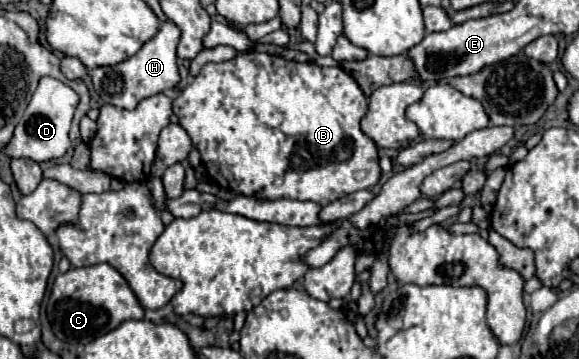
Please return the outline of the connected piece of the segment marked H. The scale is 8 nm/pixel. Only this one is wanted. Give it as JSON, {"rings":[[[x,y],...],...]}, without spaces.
{"rings":[[[162,21],[158,33],[150,41],[146,41],[136,55],[128,57],[118,65],[96,67],[90,71],[96,93],[110,105],[116,105],[120,109],[134,109],[142,99],[176,87],[176,83],[180,81],[176,63],[178,41],[180,41],[180,29],[172,21]]]}

